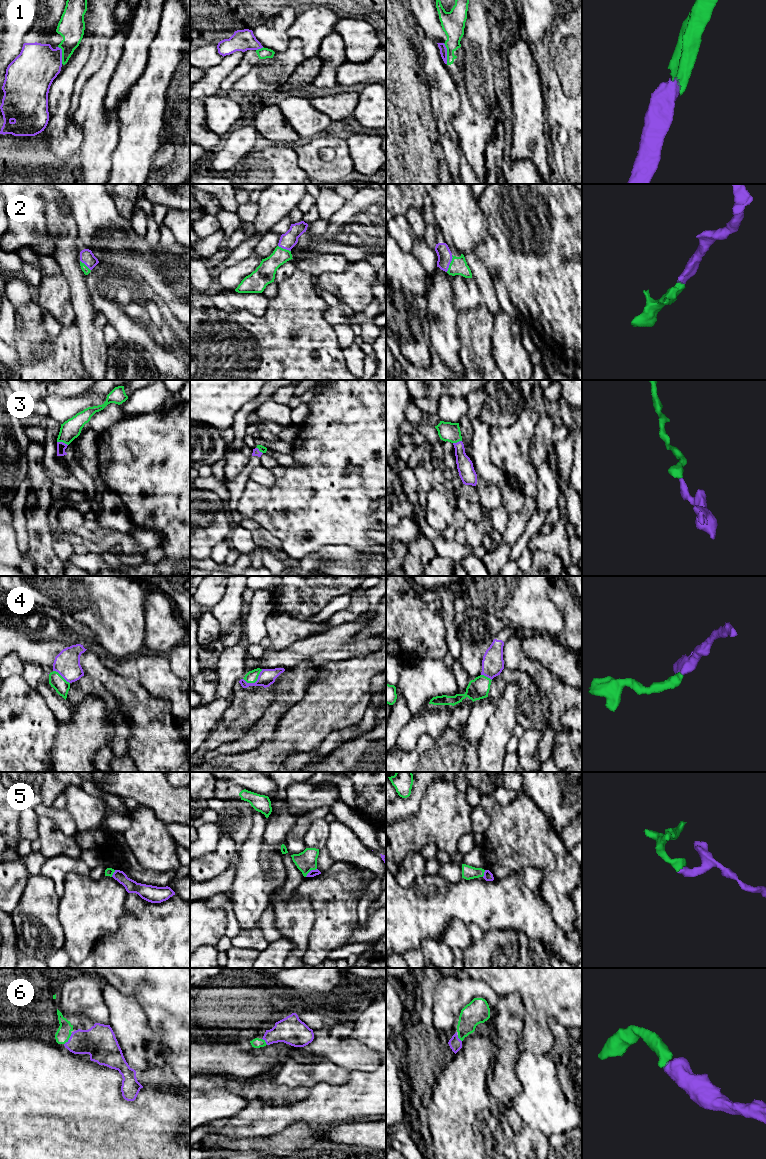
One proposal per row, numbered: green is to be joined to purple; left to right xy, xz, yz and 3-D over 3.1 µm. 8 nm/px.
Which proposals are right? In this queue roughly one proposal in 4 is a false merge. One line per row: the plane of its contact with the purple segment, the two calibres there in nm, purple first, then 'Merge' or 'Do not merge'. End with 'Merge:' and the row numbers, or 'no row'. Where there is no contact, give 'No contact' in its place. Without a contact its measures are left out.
1: Touches purple in yz. Thickness 60 nm (purple) against 190 nm. Do not merge
2: Touches purple in yz. Thickness 120 nm (purple) against 140 nm. Merge
3: Touches purple in xy. Thickness 70 nm (purple) against 160 nm. Merge
4: Touches purple in xz. Thickness 130 nm (purple) against 100 nm. Merge
5: Touches purple in xz. Thickness 60 nm (purple) against 160 nm. Merge
6: Touches purple in xy. Thickness 260 nm (purple) against 120 nm. Merge
Merge: 2, 3, 4, 5, 6

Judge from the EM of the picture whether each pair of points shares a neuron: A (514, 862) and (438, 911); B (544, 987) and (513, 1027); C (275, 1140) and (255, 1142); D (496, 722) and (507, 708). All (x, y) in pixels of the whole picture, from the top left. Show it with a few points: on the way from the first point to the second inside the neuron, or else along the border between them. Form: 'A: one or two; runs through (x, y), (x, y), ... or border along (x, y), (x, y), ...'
A: two; border along (517, 872), (500, 879), (494, 879)
B: two; border along (512, 992), (519, 995), (524, 1007), (522, 1034)
C: one; runs through (270, 1142), (260, 1142)
D: one; runs through (499, 719), (505, 711)

